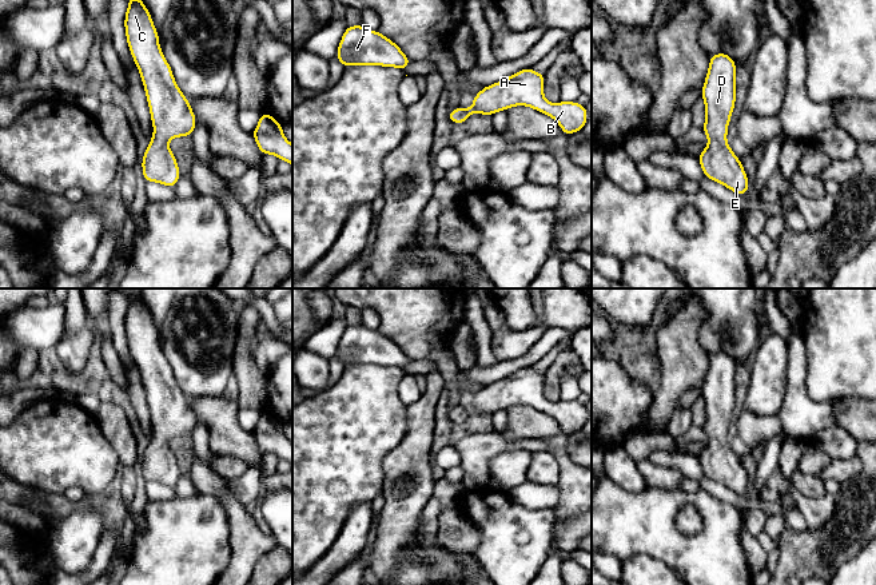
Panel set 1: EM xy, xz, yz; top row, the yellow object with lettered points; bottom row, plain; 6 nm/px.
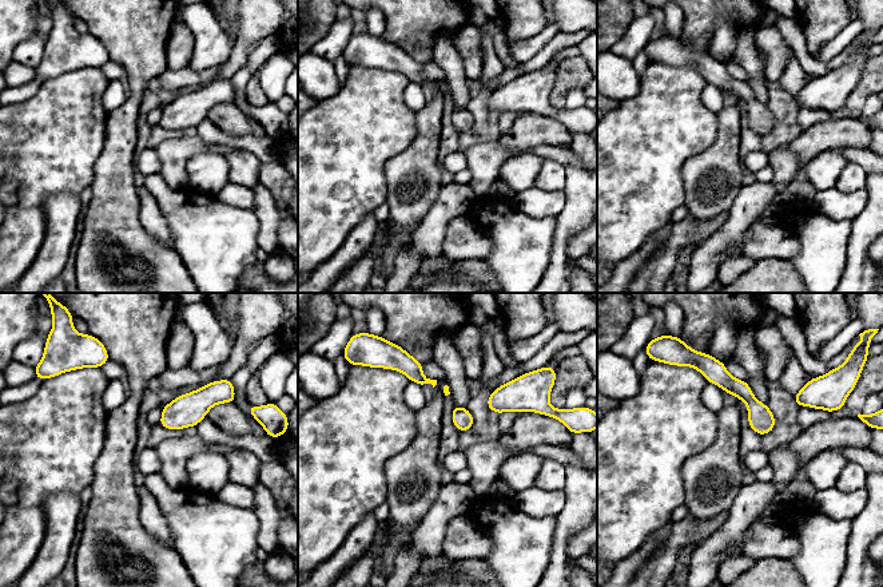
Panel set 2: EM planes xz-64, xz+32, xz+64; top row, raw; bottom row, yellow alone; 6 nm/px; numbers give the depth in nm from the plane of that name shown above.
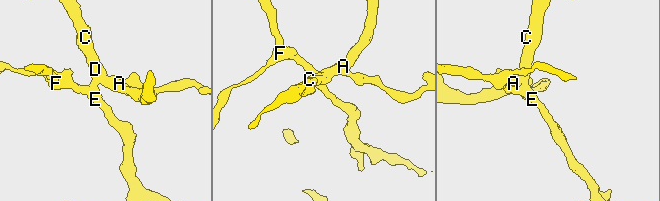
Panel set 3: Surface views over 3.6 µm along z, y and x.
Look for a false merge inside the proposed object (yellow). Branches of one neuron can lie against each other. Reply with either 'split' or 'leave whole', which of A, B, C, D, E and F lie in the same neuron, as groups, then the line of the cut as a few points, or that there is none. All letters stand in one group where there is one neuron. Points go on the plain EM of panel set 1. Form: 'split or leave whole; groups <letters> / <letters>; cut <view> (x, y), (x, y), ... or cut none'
leave whole; groups A B C D E F; cut none

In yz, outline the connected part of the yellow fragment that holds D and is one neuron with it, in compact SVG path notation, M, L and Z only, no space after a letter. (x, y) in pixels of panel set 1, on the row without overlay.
M718 351L709 357L701 397L705 402L705 422L701 427L709 443L697 455L704 475L725 485L737 494L748 494L748 474L728 441L728 425L736 405L734 359Z

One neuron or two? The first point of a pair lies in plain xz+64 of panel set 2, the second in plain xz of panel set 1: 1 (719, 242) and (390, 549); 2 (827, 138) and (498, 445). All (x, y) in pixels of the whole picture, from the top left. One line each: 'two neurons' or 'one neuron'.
1: two neurons
2: two neurons

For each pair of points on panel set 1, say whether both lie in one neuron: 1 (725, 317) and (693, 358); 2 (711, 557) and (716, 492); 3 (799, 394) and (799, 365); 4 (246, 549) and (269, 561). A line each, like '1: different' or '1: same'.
1: different
2: different
3: same
4: different

